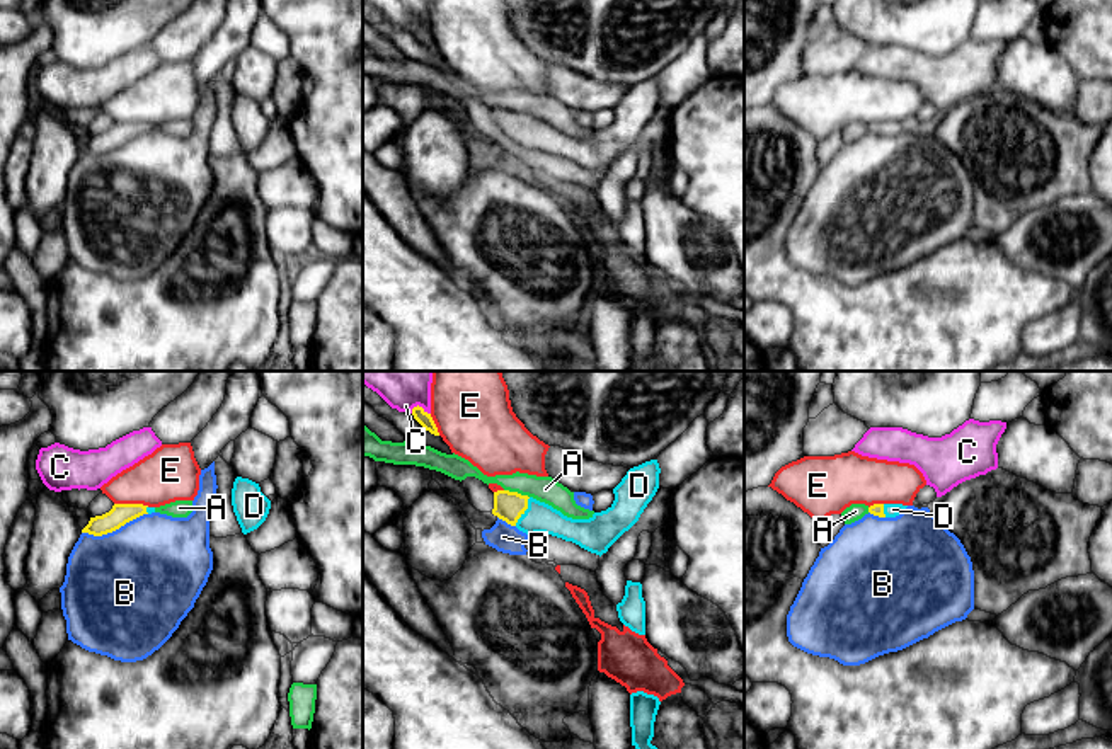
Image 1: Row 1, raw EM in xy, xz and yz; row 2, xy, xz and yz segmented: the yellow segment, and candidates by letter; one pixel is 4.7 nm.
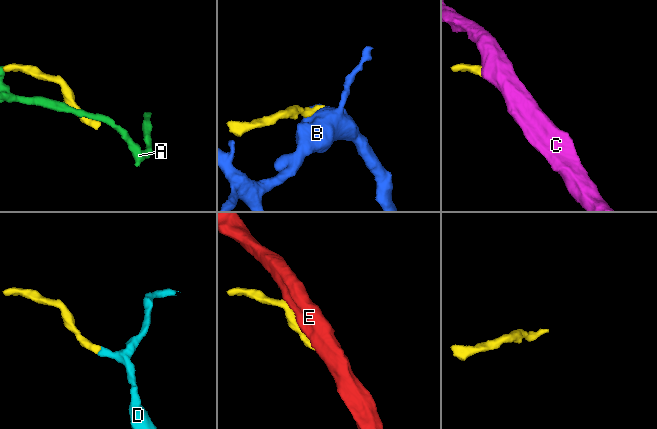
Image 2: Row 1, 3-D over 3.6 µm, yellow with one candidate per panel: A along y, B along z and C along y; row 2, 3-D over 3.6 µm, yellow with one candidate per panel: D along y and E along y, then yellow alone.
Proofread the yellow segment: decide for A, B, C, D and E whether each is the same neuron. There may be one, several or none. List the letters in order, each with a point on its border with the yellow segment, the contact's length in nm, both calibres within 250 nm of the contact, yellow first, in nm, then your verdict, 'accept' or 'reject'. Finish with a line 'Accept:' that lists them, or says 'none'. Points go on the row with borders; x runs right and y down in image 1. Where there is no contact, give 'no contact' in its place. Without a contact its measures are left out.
A: meets yellow in xz at (516, 492); contact 130 nm long; 140 nm thick on the yellow side, 120 nm on the other; reject
B: meets yellow in xy at (114, 530); contact 320 nm long; 100 nm thick on the yellow side, 500 nm on the other; reject
C: meets yellow in xz at (421, 407); contact 100 nm long; 70 nm thick on the yellow side, 300 nm on the other; reject
D: meets yellow in xz at (525, 509); contact 150 nm long; 140 nm thick on the yellow side, 140 nm on the other; accept
E: meets yellow in xy at (131, 504); contact 170 nm long; 100 nm thick on the yellow side, 260 nm on the other; reject
Accept: D

